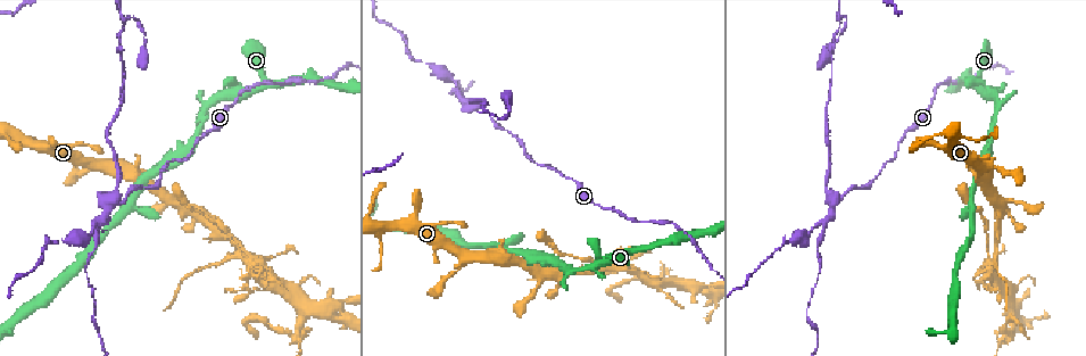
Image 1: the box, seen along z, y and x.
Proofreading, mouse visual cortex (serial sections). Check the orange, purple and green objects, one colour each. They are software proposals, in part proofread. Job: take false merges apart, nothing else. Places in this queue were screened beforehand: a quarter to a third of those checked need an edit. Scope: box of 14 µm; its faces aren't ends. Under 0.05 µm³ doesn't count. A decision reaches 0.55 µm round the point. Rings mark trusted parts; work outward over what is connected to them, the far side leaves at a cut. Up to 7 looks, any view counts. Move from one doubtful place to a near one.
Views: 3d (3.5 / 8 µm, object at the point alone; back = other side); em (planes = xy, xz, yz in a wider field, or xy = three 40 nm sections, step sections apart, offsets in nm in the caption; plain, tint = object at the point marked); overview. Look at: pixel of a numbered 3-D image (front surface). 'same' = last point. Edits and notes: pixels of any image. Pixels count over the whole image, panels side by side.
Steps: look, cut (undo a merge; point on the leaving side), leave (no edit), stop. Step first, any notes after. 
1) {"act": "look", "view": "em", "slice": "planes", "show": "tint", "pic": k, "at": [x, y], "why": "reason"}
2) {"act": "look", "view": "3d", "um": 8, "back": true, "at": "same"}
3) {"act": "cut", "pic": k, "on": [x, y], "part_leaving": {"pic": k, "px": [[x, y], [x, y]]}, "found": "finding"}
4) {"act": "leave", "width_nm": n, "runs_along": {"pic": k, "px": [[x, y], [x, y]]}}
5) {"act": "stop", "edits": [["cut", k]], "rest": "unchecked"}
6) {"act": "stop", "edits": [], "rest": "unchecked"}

{"act": "look", "view": "3d", "um": 3.5, "pic": 1, "at": [612, 268], "why": "abrupt turn"}

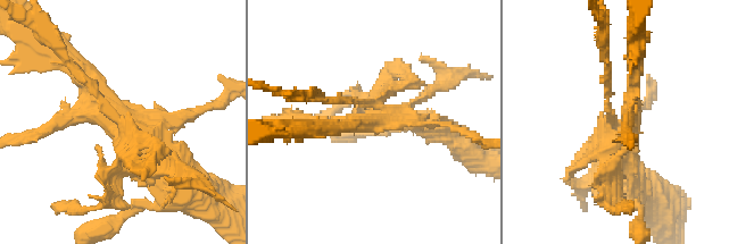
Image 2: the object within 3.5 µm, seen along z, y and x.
{"act": "look", "view": "em", "slice": "xy", "step": 2, "show": "tint", "pic": 2, "at": [126, 126], "why": "need the tissue"}

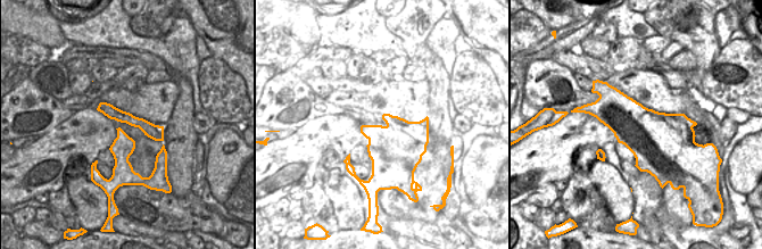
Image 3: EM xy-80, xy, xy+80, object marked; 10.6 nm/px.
{"act": "look", "view": "em", "slice": "xy", "step": 3, "show": "tint", "at": "same"}

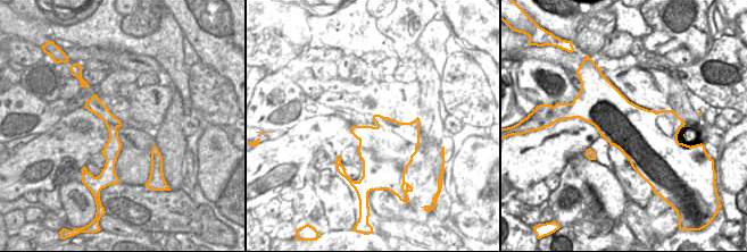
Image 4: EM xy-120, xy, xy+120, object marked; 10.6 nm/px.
{"act": "leave", "found": "continuous, no second cell"}

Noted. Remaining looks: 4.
{"act": "look", "view": "3d", "um": 8, "pic": 1, "at": [478, 106], "why": "arms part here"}

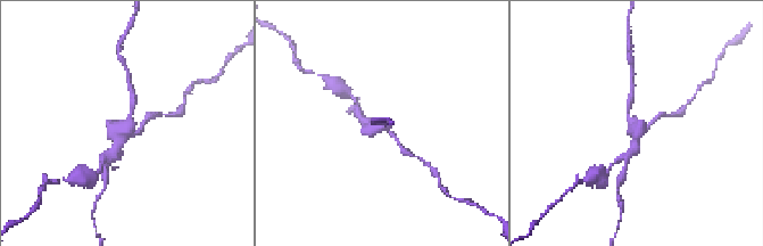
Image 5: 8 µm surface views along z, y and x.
{"act": "look", "view": "em", "slice": "planes", "show": "tint", "pic": 5, "at": [632, 131], "why": "need the tissue"}

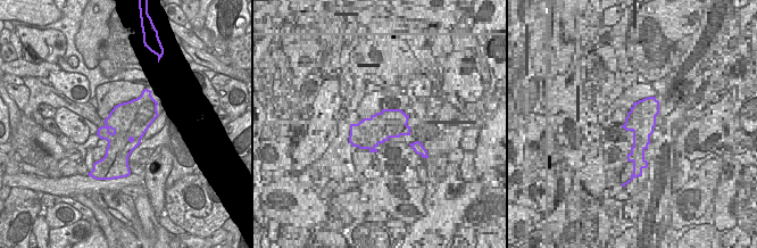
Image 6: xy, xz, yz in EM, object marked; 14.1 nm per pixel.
{"act": "cut", "pic": 5, "on": [372, 130], "border": {"pic": 6, "px": [[140, 138], [133, 138], [121, 156]]}, "found": "two cells meet here"}

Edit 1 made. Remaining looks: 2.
{"act": "stop", "edits": [["cut", 5]], "rest": "unchecked"}

